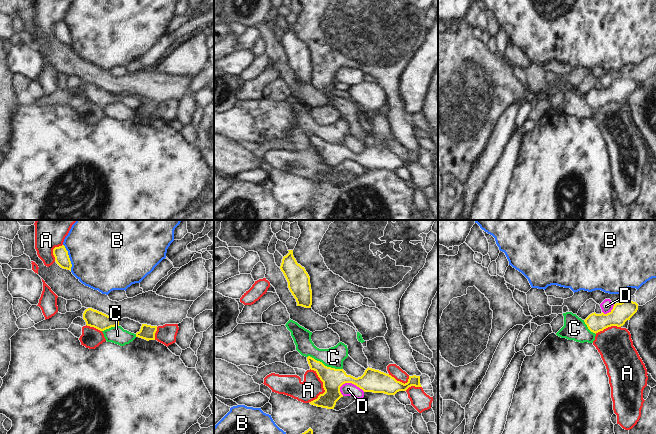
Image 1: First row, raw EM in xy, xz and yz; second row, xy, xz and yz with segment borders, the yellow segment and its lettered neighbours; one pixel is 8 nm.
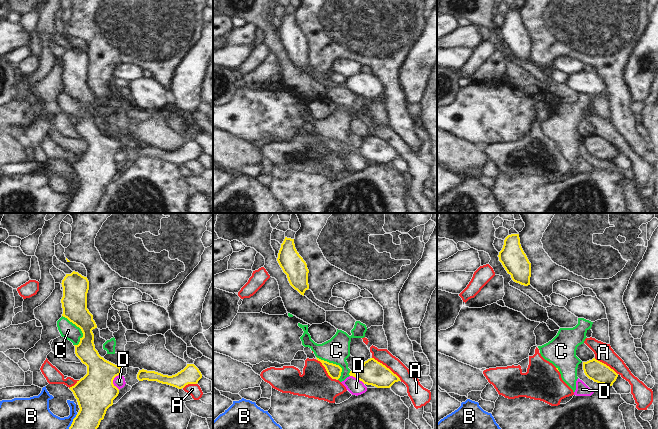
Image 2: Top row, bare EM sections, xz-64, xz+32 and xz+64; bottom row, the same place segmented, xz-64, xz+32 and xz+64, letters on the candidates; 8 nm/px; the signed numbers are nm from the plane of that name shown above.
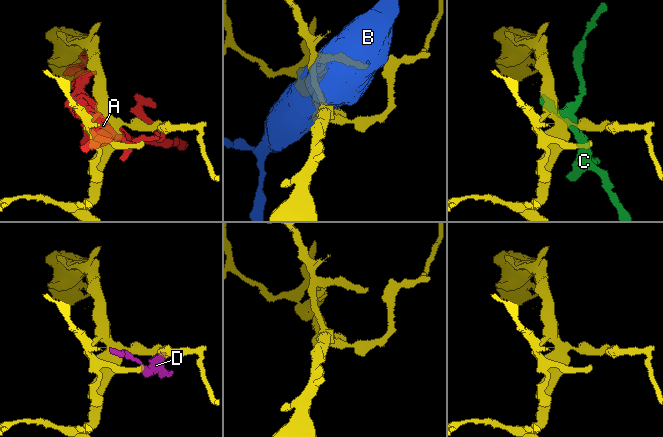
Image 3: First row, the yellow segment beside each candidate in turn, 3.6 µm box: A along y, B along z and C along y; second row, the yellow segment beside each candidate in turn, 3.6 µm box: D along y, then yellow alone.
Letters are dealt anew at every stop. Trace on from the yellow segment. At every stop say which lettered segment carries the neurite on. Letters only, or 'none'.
none

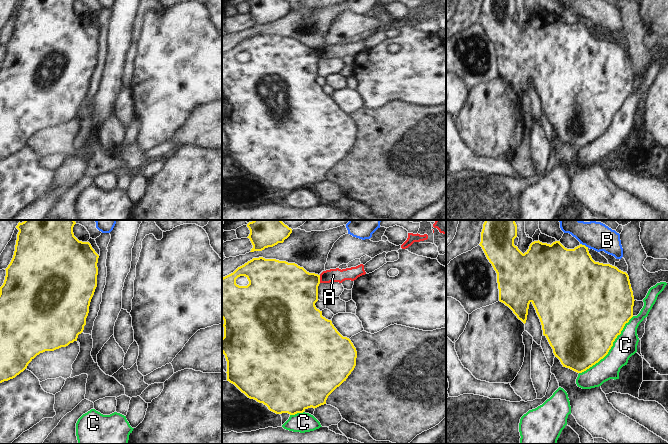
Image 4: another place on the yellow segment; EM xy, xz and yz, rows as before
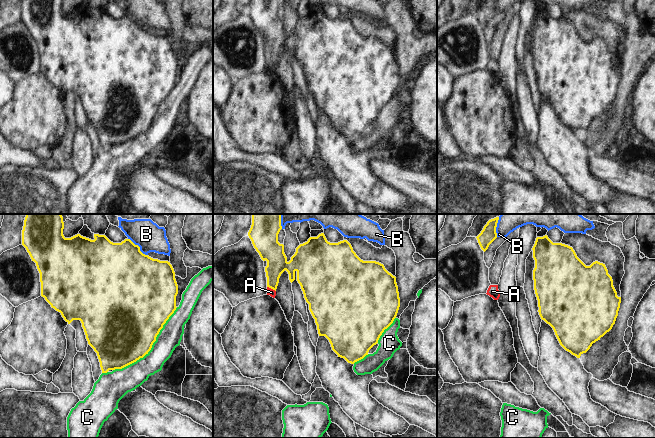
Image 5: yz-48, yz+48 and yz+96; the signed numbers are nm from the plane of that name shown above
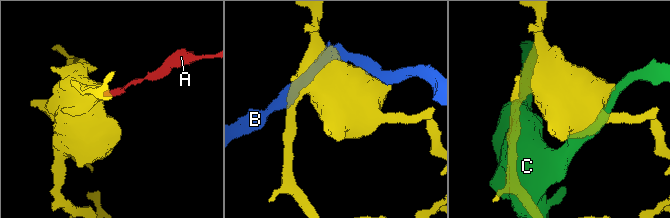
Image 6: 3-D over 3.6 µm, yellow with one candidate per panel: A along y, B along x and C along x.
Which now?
none

